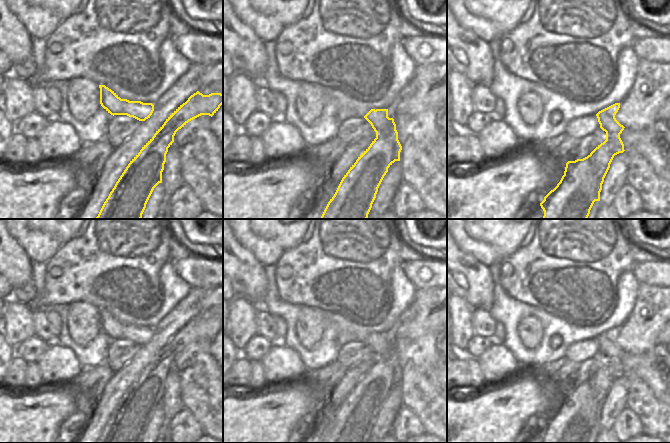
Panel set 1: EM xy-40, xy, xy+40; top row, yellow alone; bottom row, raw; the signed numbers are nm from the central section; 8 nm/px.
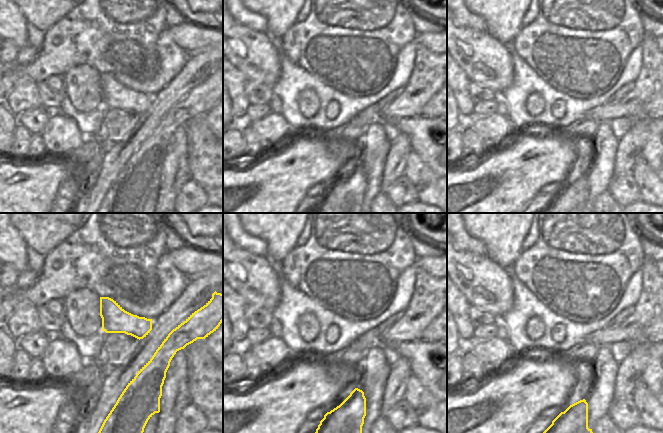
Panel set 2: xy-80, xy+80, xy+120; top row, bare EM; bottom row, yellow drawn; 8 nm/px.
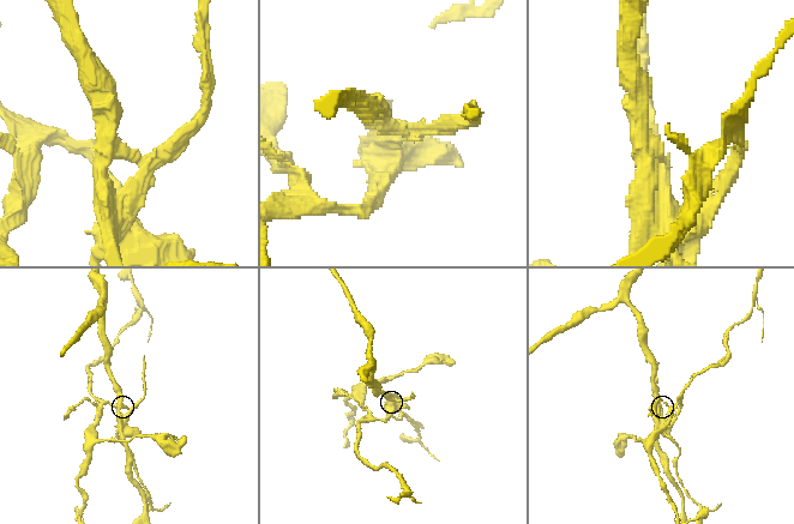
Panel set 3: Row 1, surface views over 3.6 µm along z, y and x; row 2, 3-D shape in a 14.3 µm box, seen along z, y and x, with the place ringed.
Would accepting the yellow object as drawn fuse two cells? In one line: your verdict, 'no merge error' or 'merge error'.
merge error

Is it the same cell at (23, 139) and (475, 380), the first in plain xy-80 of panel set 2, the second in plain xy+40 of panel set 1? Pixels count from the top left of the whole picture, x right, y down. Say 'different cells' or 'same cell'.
different cells

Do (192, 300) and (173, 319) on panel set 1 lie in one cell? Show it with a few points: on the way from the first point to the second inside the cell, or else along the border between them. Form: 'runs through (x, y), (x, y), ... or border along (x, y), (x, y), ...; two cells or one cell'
runs through (187, 305), (178, 314); one cell

